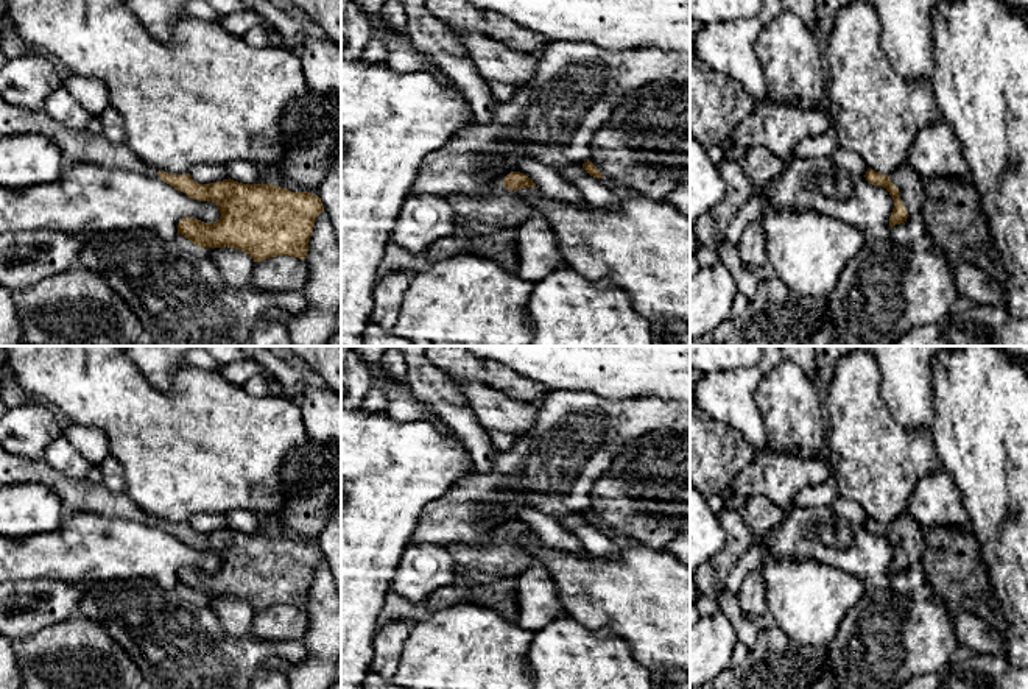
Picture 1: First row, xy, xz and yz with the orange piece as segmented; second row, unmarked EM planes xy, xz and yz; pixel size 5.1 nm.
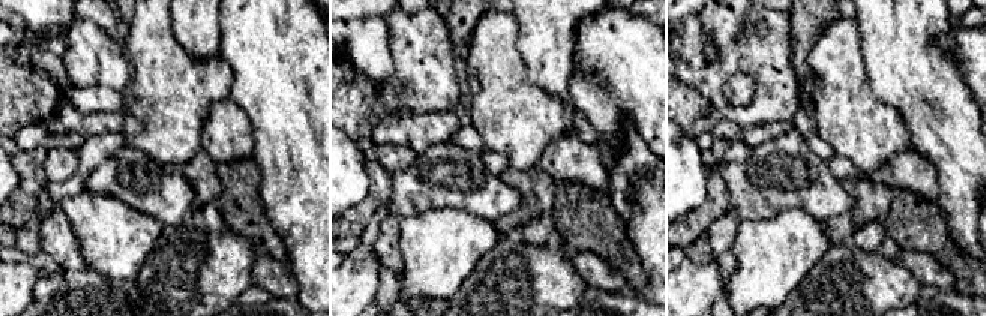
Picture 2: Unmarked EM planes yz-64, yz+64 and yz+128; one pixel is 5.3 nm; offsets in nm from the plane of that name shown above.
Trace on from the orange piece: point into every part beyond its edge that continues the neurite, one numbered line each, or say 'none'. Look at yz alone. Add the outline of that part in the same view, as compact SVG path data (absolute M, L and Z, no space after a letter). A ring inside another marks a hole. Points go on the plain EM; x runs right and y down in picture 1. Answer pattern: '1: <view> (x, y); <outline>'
1: yz (910, 535); M905 511L889 524L889 528L899 538L900 550L908 564L919 564L924 553L922 527Z

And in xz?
1: xz (500, 557); M503 533L478 546L450 544L445 550L455 561L458 583L492 583L511 578L536 563L528 550Z

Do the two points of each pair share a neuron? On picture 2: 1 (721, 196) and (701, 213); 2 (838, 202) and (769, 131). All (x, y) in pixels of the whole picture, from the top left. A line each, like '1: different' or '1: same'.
1: same
2: different

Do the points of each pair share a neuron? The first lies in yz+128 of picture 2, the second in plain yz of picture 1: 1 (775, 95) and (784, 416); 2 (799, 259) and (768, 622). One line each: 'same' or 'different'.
1: same
2: different

